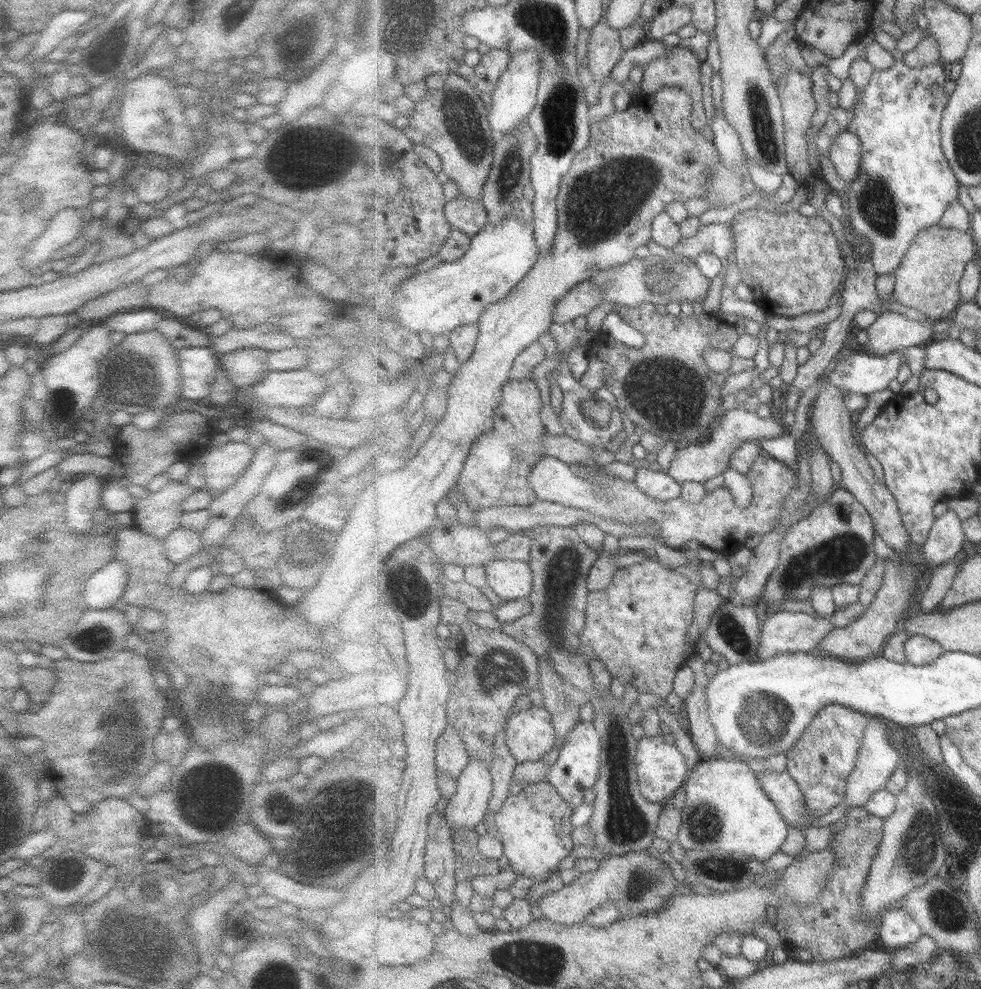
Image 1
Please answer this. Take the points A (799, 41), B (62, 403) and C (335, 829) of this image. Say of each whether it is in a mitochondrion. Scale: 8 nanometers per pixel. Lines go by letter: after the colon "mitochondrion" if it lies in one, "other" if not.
A: other
B: other
C: mitochondrion

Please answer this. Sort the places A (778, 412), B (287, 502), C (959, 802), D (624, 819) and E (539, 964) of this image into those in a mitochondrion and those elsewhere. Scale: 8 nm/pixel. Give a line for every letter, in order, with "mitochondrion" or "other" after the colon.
A: other
B: other
C: other
D: mitochondrion
E: mitochondrion

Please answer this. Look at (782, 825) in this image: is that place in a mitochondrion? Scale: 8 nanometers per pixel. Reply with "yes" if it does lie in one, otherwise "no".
no

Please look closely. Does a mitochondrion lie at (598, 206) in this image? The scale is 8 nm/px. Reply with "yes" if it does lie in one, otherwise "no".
yes

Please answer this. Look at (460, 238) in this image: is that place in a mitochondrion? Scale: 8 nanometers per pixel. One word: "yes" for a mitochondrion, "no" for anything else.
no

